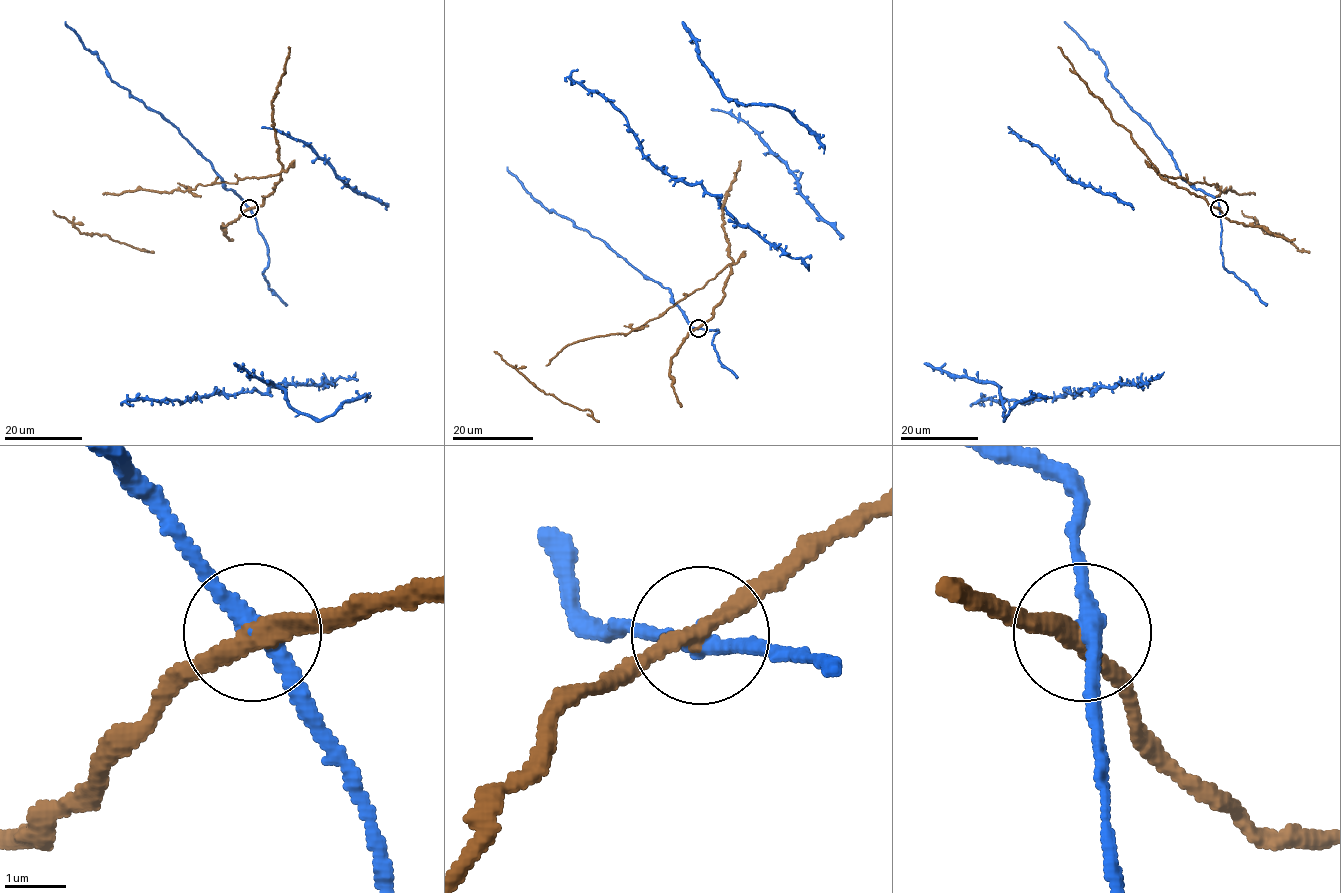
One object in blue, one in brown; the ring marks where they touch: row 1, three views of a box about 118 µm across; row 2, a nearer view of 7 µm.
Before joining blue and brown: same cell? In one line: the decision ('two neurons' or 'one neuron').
two neurons

